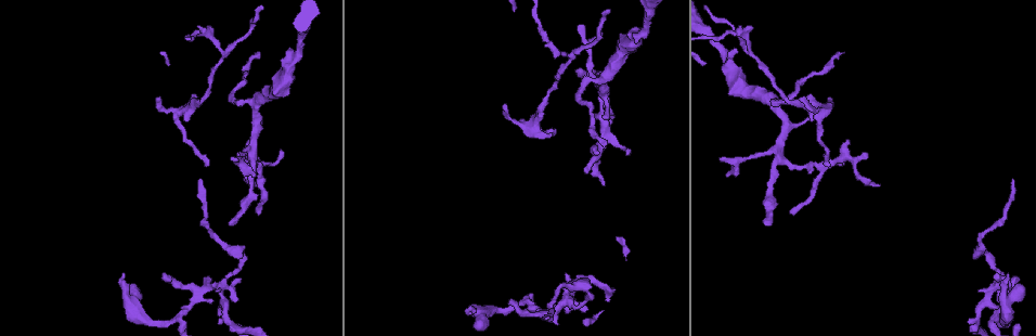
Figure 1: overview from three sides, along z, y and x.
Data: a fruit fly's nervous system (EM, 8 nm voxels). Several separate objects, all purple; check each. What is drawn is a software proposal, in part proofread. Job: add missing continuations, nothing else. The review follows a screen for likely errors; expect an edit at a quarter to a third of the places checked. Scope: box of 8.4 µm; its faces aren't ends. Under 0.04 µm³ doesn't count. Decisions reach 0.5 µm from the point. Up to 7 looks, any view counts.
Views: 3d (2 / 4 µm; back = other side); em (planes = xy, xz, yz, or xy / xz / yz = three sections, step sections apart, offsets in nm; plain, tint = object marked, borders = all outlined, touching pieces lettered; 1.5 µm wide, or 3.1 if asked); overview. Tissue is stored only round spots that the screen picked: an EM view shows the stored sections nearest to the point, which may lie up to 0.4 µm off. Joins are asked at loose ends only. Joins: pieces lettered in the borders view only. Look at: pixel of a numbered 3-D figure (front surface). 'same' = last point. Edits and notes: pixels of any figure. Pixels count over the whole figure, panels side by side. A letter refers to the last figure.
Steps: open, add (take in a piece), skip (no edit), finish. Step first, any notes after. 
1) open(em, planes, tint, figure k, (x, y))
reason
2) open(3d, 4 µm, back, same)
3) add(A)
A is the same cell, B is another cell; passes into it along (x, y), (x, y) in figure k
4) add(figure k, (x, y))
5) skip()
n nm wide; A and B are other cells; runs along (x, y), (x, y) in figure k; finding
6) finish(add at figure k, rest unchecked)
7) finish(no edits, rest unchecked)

open(3d, 4 µm, figure 1, (829, 166))
tapers out

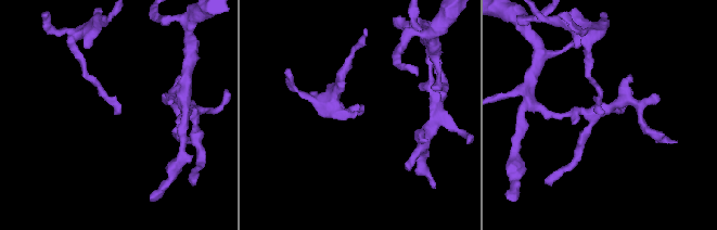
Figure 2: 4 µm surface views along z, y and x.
open(em, planes, borders, figure 2, (360, 110))

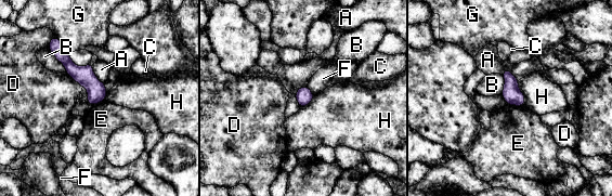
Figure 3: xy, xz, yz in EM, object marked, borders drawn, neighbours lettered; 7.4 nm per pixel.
skip()
A, B, C, D, E, F, G and H are other cells; border along (518, 80), (525, 103) in figure 3; no lettered piece goes on from it

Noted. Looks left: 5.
open(em, planes, tint, figure 1, (801, 100))
an open end

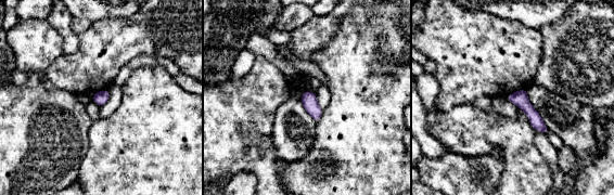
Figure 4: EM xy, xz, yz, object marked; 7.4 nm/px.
open(em, planes, borders, same)
what lies round it

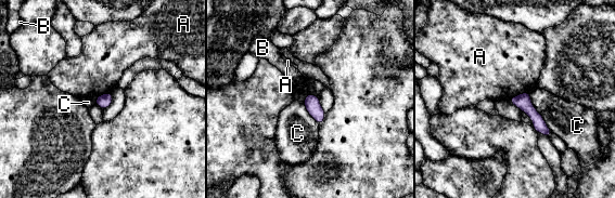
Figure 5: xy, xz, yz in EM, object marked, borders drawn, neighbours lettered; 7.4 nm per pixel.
skip()
C touches over 360 nm; A, B and C are other cells; none of them fits

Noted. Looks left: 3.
open(em, xz, step 8, borders, figure 1, (125, 275))
an open end

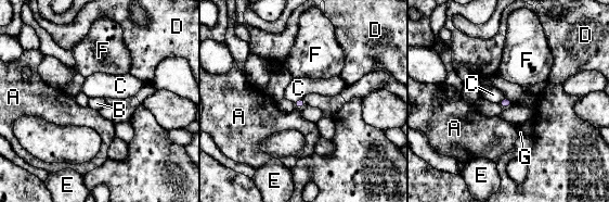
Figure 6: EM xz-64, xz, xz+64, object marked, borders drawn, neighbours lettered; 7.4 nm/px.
open(em, planes, borders, same)

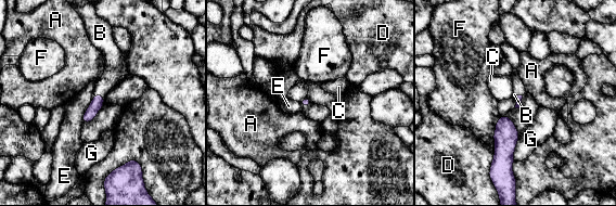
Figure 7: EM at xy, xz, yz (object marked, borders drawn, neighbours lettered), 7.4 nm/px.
add(B)
B is the same cell, A, C, D, E, F and G are other cells; passes into it along (97, 104), (99, 95), (115, 66) in figure 7; it goes on there

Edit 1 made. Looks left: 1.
finish(add at figure 7, rest unchecked)

